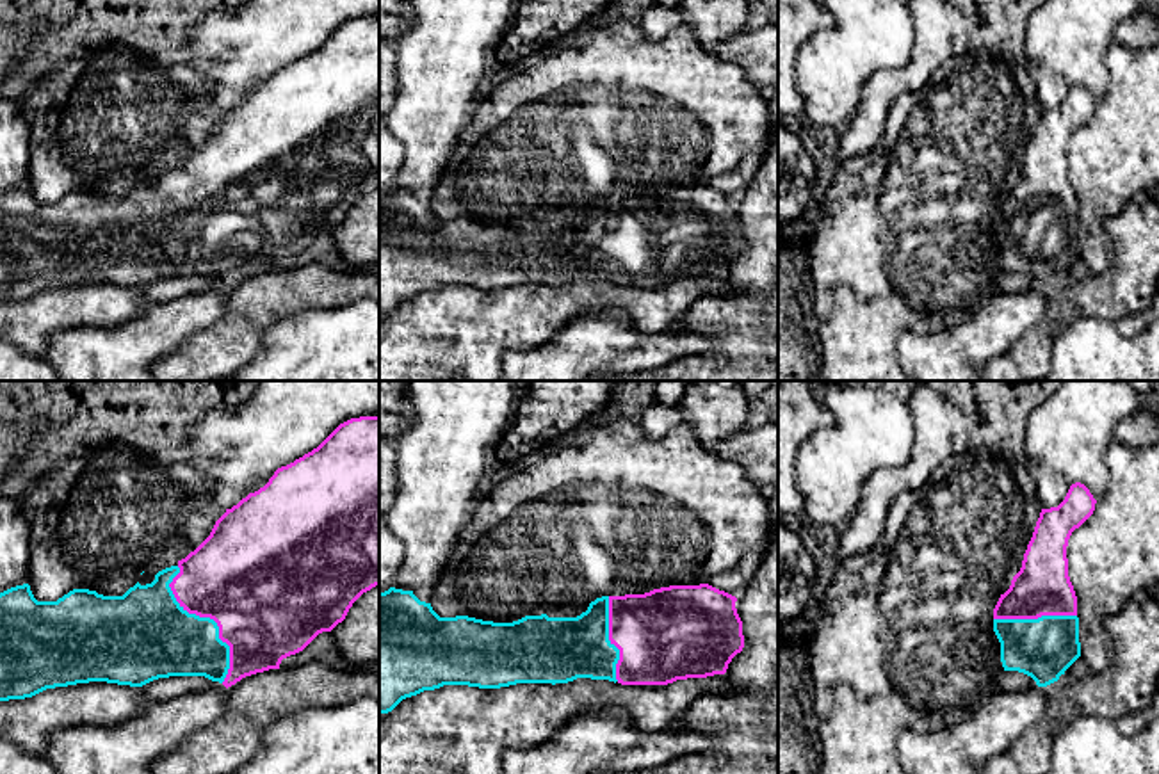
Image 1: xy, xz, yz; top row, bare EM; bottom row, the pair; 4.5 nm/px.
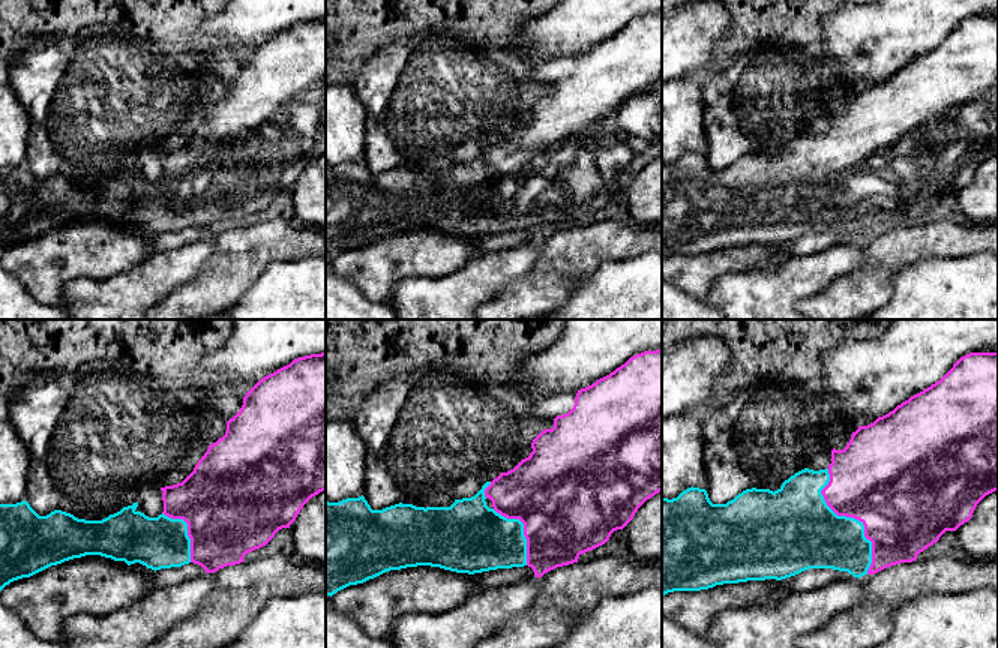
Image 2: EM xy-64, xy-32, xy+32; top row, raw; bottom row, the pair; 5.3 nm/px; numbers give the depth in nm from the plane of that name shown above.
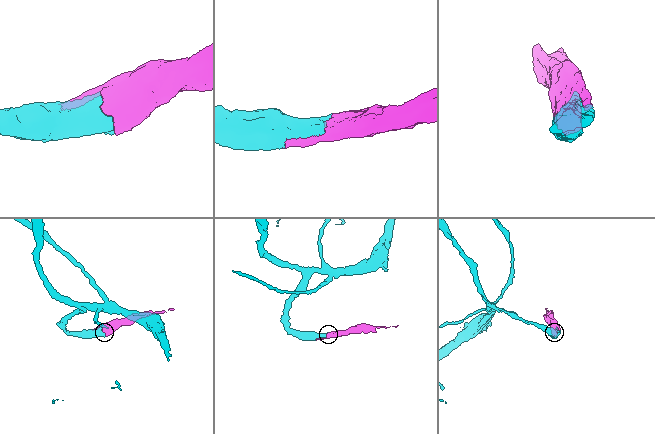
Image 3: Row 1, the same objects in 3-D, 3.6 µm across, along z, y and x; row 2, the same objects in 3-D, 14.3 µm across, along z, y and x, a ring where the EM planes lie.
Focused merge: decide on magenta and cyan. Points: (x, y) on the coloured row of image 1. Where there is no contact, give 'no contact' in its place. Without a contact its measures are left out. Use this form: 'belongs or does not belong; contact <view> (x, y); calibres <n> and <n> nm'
belongs; contact xy (209, 616); calibres 500 and 340 nm

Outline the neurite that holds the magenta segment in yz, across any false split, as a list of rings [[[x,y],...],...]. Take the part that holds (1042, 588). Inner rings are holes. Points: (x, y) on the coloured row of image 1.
[[[1075,482],[1058,507],[1041,509],[1022,568],[993,609],[1004,671],[1024,673],[1038,687],[1058,681],[1081,657],[1066,546],[1095,504],[1090,489]]]

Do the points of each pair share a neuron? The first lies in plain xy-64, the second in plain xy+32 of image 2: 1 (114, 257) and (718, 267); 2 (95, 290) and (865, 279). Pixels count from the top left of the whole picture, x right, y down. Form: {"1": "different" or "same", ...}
{"1": "same", "2": "different"}

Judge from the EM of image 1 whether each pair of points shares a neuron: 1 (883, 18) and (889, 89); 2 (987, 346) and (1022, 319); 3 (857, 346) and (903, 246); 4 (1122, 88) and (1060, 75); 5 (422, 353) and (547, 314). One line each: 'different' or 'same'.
1: different
2: same
3: same
4: different
5: same

